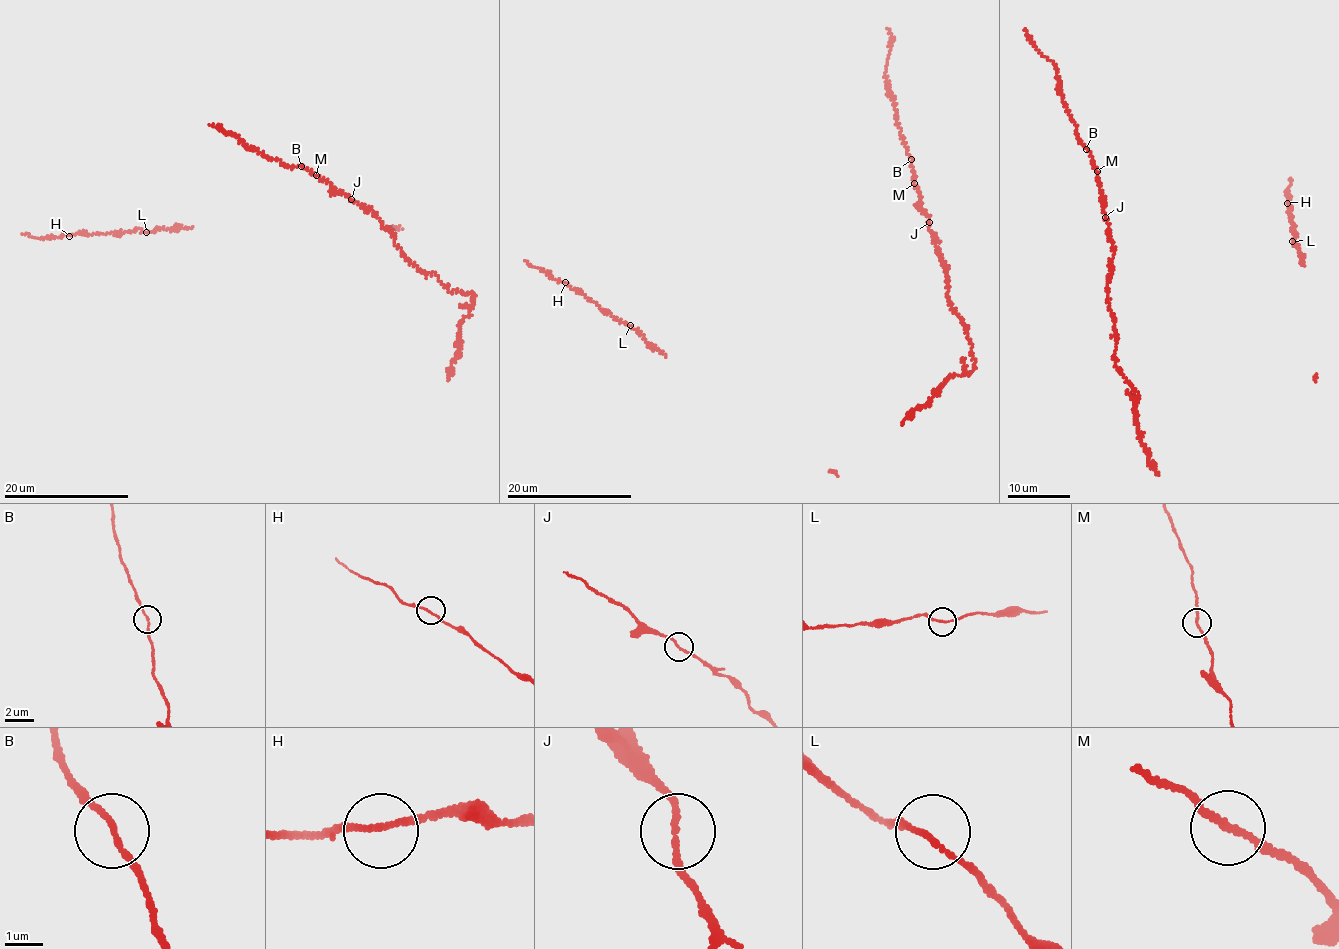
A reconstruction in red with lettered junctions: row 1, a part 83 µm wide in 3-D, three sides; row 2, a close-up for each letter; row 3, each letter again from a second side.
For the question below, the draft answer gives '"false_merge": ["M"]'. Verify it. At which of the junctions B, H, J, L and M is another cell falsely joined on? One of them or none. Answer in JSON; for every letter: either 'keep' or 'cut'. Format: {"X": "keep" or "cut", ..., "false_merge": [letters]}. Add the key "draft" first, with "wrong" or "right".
{"draft": "wrong", "B": "keep", "H": "keep", "J": "keep", "L": "keep", "M": "keep", "false_merge": []}

